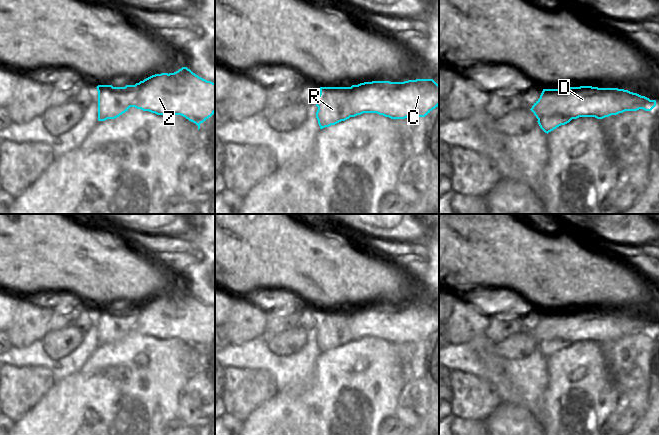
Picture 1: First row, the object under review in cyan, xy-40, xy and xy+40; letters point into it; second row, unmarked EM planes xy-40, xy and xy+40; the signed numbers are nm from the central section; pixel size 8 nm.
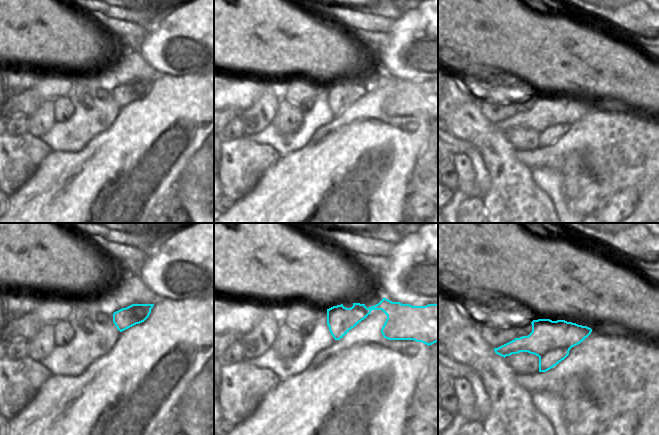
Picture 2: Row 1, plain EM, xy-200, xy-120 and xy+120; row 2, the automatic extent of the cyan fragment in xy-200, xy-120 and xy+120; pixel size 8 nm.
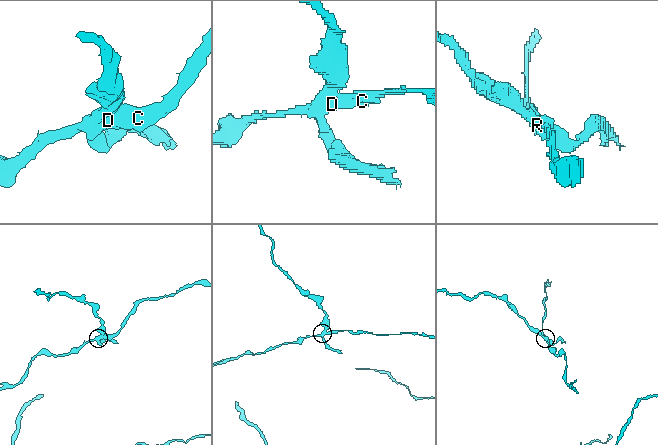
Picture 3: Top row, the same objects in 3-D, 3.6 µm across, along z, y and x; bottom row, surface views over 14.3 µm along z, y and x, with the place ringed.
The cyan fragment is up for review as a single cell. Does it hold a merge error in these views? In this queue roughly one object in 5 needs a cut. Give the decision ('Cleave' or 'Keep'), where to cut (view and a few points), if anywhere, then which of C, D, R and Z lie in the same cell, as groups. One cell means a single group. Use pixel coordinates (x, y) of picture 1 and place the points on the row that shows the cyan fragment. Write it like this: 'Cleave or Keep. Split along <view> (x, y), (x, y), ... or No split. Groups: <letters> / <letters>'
Cleave. Split along xy+40 (572, 118), (562, 115), (551, 115), (541, 116), (538, 119). Groups: C D Z / R.

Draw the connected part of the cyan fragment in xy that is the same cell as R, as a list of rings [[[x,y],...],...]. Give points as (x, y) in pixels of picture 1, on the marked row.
[[[320,87],[320,106],[316,112],[320,129],[345,121],[351,114],[348,87]]]

